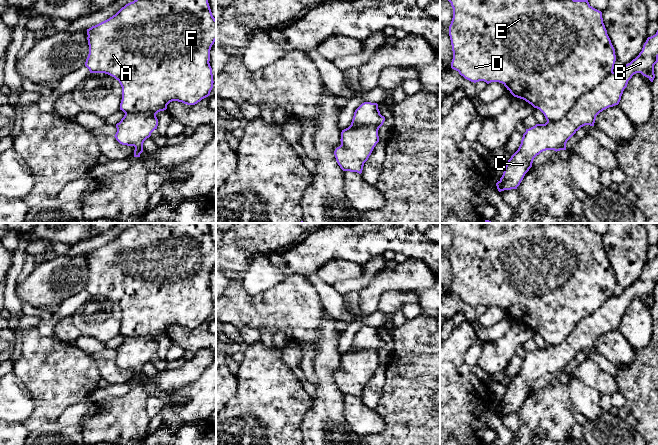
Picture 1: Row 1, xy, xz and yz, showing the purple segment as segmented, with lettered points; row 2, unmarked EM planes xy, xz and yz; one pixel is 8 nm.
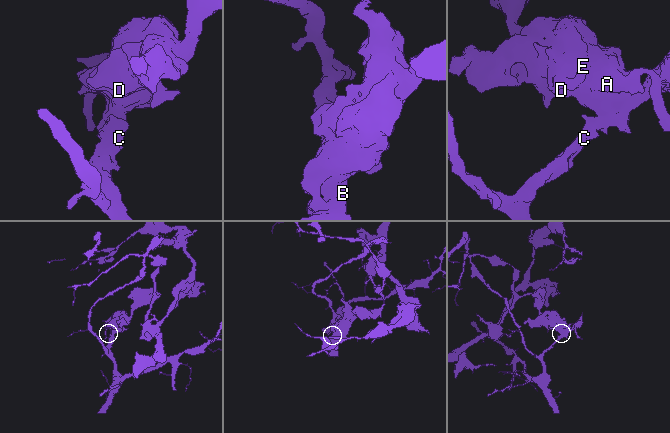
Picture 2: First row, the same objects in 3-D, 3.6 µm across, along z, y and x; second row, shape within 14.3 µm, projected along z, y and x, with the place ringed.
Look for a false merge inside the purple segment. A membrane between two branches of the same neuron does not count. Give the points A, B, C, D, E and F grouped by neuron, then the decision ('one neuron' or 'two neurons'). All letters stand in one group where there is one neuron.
A D E F / B C; two neurons

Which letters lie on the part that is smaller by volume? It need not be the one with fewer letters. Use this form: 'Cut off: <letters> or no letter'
Cut off: B, C

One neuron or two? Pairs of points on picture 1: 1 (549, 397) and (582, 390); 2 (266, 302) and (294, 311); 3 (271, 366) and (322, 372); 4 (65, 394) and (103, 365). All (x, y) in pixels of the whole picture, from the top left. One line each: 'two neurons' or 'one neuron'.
1: two neurons
2: one neuron
3: two neurons
4: two neurons

